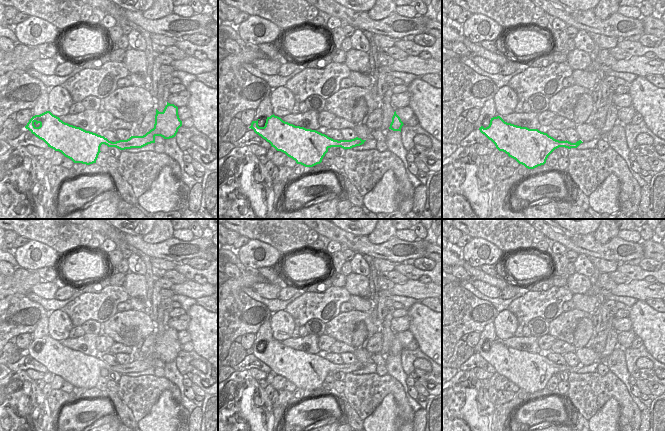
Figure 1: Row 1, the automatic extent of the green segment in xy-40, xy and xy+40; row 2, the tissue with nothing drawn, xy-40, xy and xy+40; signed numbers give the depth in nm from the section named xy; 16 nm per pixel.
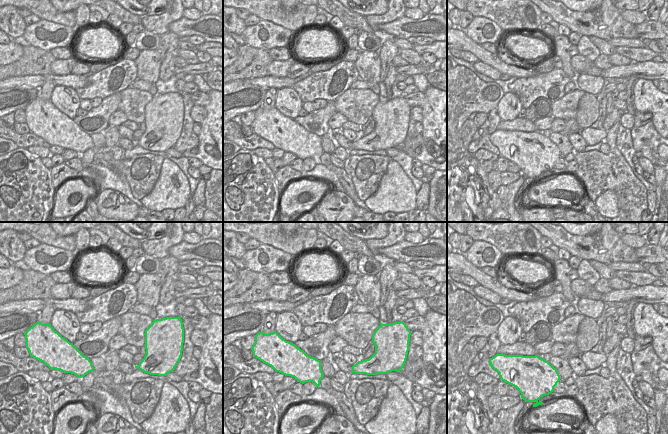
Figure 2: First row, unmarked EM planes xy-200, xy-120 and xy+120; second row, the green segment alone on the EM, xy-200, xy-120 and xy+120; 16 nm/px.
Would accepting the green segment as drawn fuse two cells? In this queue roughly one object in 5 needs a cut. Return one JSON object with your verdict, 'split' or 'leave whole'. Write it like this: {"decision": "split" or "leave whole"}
{"decision": "leave whole"}

